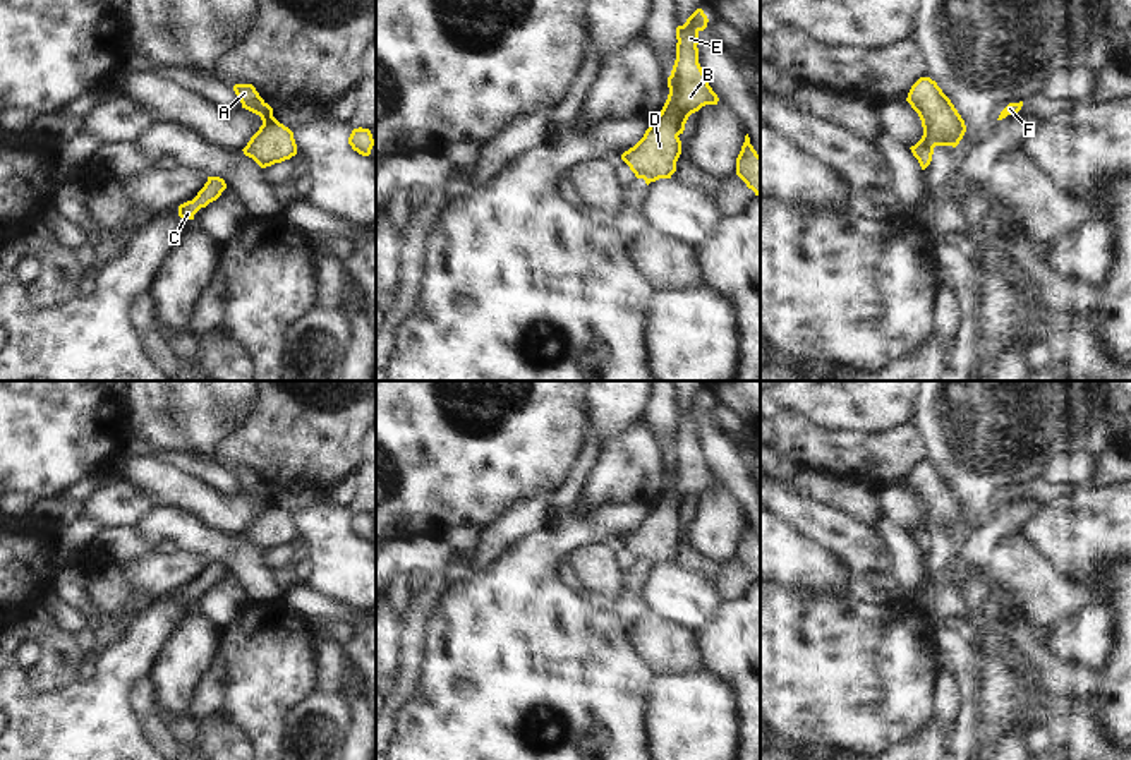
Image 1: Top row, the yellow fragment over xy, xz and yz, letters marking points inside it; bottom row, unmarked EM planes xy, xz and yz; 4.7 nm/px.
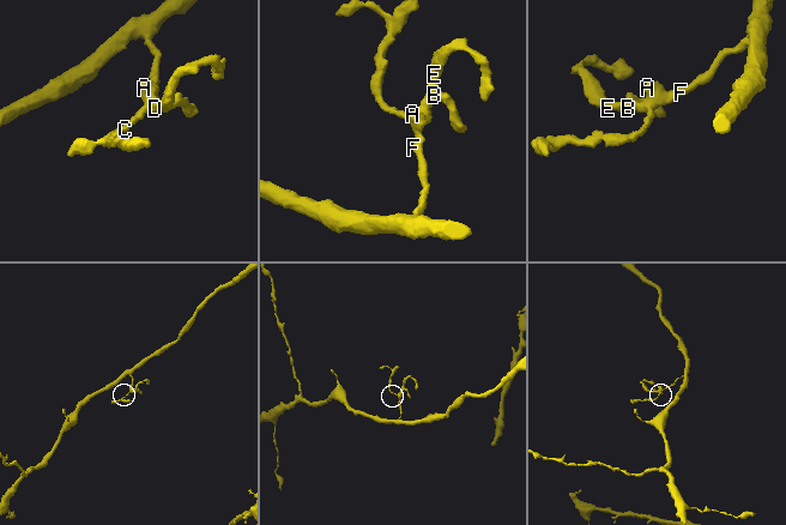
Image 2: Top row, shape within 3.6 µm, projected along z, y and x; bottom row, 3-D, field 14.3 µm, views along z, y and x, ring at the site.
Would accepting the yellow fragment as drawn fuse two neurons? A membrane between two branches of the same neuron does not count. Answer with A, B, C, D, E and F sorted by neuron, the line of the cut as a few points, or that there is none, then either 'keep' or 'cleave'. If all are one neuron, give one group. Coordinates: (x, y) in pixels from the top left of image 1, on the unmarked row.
A B C D E F; no cut; keep

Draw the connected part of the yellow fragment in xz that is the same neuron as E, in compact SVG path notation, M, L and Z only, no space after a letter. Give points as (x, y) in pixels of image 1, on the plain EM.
M697 393L683 410L676 412L676 444L668 461L668 484L644 522L621 539L635 561L644 563L647 570L671 563L681 539L678 520L683 518L688 501L719 486L699 448L699 417L707 407L704 395Z

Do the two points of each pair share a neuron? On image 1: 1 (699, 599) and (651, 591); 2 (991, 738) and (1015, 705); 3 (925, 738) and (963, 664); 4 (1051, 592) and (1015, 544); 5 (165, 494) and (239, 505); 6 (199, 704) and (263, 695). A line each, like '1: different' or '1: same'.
1: same
2: same
3: different
4: same
5: same
6: different

